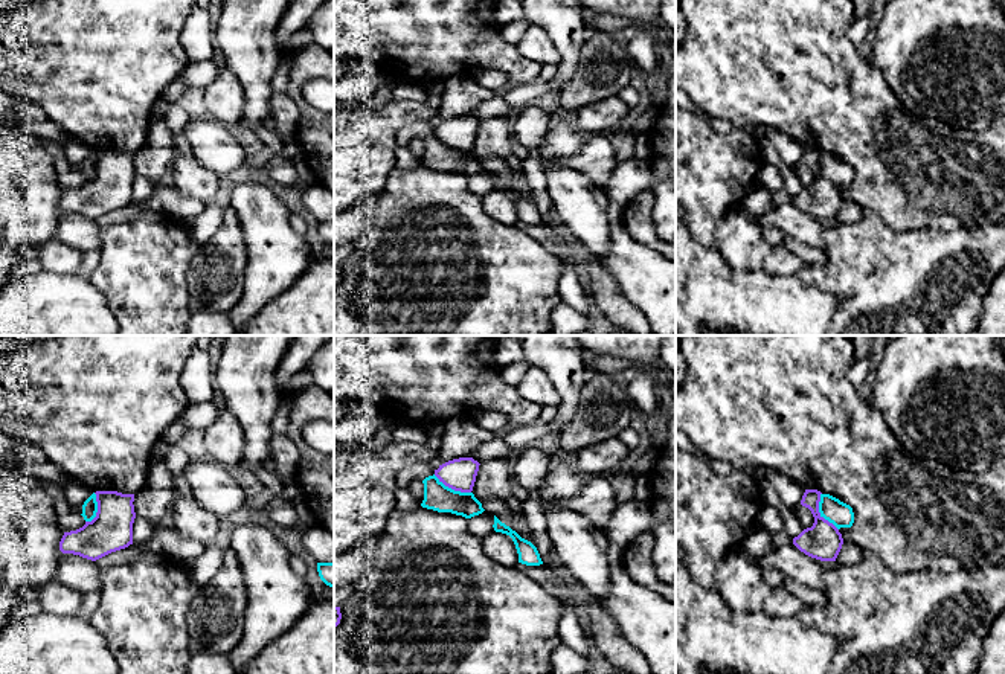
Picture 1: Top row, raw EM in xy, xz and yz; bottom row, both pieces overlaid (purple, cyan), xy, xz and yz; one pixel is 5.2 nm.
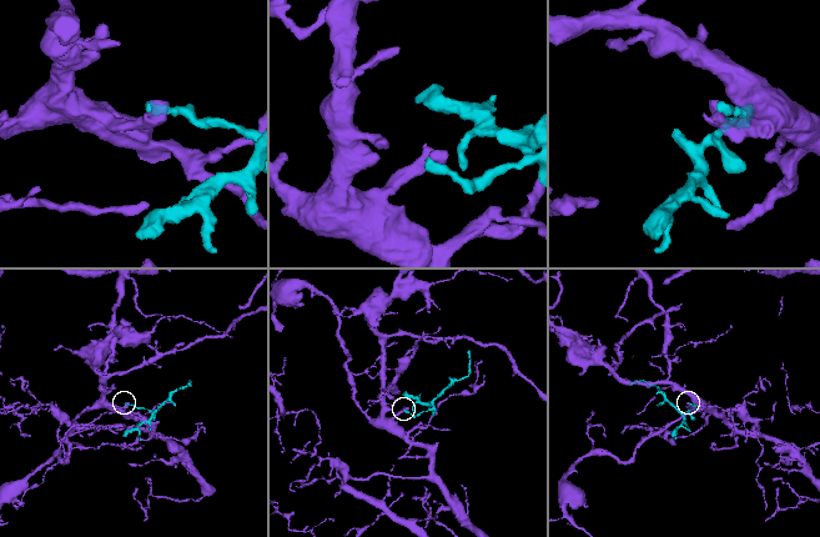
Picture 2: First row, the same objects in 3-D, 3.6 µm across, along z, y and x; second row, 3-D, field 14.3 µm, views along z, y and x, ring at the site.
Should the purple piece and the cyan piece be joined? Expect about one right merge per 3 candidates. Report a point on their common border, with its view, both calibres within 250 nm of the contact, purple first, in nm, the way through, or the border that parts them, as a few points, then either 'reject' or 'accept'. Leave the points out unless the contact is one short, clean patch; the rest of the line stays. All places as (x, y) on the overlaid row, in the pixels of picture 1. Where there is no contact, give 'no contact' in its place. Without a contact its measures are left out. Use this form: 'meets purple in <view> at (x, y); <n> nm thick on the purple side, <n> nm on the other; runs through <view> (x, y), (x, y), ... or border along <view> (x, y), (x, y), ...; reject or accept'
meets purple in yz at (819, 513); 190 nm thick on the purple side, 130 nm on the other; border along yz (821, 493), (819, 513), (838, 529); reject

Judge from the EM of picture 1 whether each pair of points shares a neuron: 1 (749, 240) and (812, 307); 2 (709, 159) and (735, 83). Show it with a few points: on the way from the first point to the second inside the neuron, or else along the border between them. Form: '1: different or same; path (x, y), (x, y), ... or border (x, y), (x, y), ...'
1: different; border (726, 261), (740, 270), (761, 269)
2: different; border (734, 127), (748, 130)

